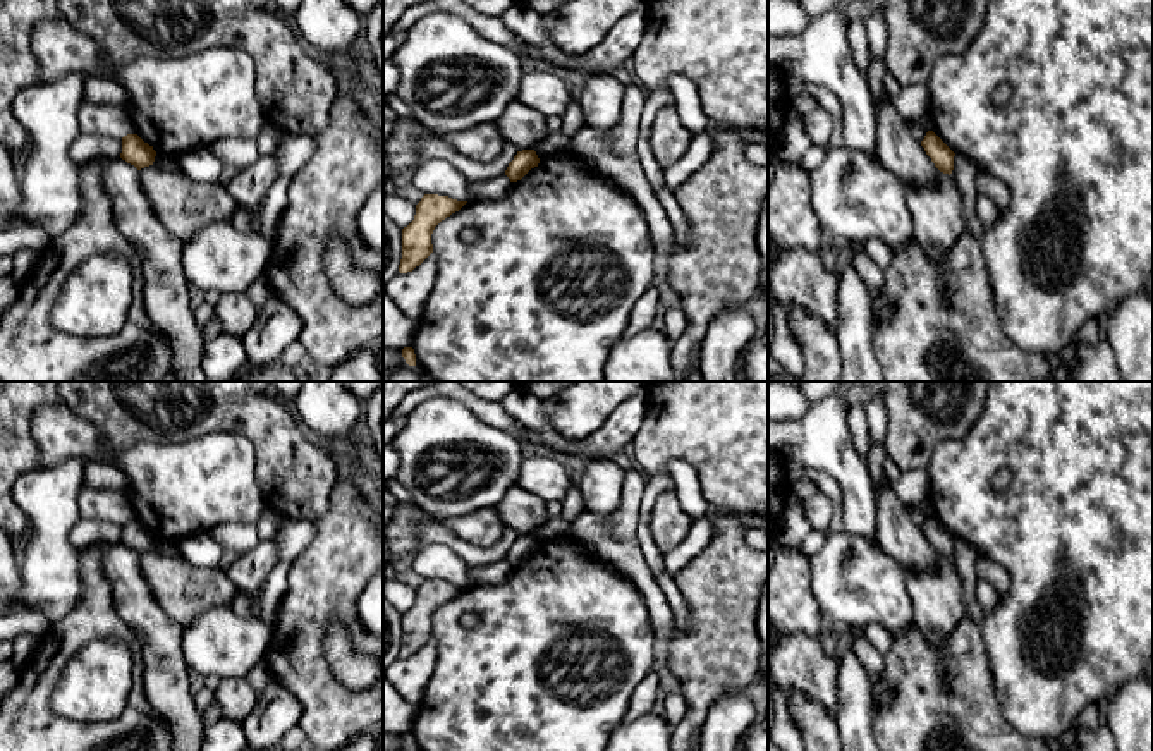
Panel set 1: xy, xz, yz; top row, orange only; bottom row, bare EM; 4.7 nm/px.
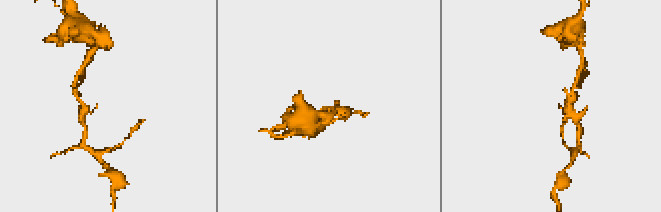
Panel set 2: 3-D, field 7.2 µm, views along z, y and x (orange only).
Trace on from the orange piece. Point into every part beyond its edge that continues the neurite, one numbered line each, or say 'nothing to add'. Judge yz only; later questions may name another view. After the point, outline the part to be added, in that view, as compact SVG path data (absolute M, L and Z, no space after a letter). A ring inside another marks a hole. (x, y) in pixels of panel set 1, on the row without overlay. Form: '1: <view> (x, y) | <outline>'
nothing to add

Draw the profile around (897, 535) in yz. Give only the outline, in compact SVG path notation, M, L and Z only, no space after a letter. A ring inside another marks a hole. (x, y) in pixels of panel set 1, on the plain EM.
M883 476L875 495L876 536L882 550L899 564L906 576L921 571L935 572L940 555L909 517L907 505L895 495L892 481Z

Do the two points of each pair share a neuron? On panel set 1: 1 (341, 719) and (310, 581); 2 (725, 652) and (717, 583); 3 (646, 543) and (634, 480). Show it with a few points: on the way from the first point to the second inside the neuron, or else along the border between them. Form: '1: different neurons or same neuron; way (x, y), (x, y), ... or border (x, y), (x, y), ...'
1: same neuron; way (315, 684), (310, 677), (310, 616)
2: same neuron; way (722, 634), (722, 600)
3: different neurons; border (646, 480), (640, 507), (640, 547)

